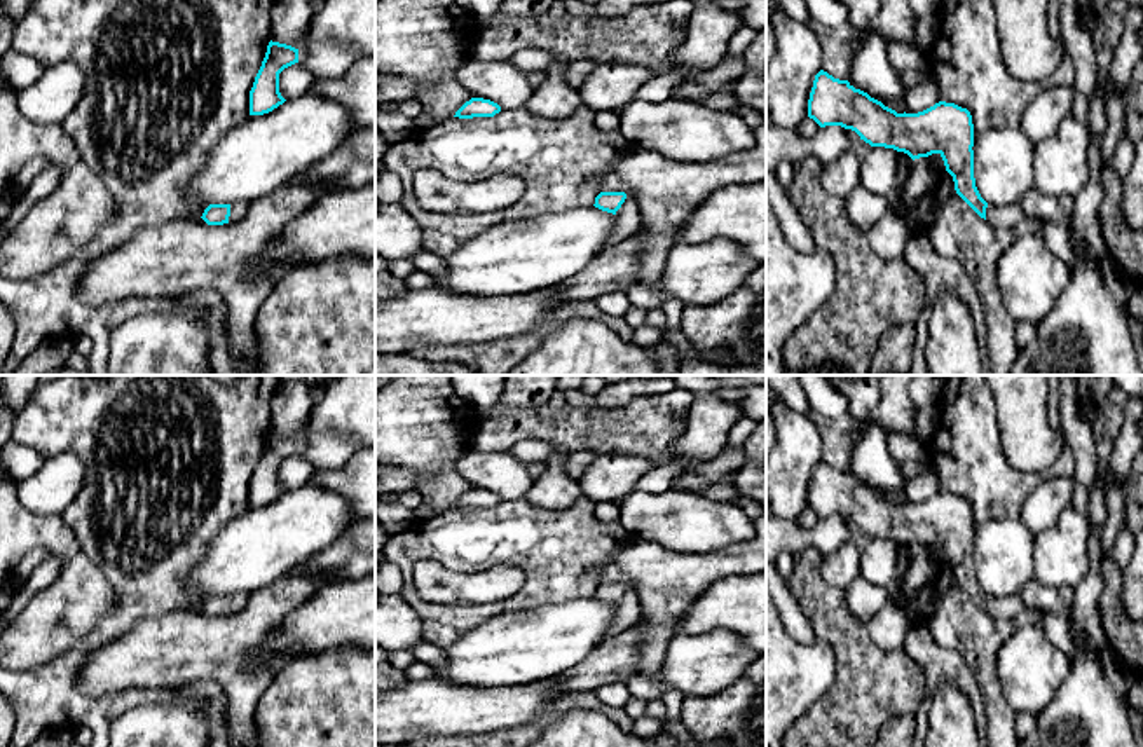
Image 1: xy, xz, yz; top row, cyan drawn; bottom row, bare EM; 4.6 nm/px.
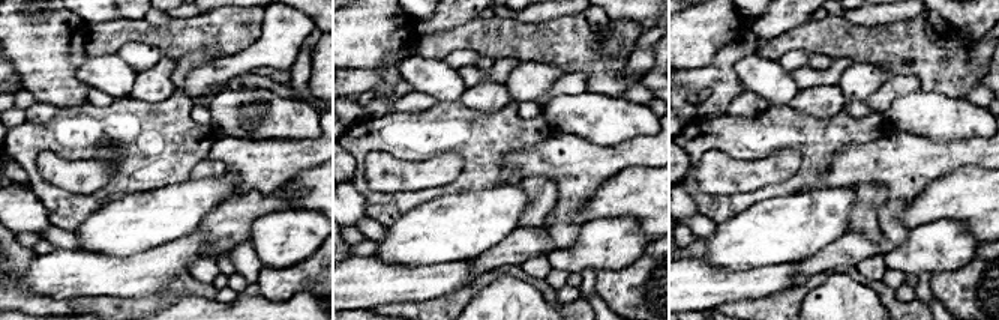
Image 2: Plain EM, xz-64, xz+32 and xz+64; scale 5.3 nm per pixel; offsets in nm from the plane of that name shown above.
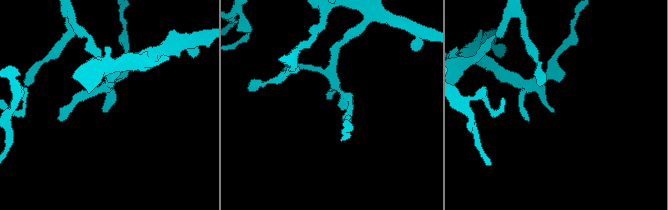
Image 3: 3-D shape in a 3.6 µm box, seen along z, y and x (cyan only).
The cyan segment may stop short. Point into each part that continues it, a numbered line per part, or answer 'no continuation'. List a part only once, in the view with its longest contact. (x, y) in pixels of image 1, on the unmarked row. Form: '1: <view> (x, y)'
1: xy (238, 599)

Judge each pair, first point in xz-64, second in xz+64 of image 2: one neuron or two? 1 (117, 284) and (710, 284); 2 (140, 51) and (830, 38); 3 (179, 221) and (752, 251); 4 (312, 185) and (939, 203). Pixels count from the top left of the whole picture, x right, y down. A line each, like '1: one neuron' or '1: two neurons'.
1: one neuron
2: two neurons
3: one neuron
4: one neuron

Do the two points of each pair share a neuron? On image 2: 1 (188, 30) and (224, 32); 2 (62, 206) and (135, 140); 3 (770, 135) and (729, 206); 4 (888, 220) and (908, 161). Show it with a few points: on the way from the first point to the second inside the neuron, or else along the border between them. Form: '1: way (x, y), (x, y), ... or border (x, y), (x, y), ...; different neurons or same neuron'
1: way (197, 32), (215, 32); same neuron
2: way (86, 203), (108, 193), (135, 164); same neuron
3: way (803, 149), (806, 172), (791, 187), (762, 194); same neuron
4: way (894, 205), (905, 176); same neuron

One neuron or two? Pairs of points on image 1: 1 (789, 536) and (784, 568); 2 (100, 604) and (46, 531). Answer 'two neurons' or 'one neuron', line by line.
1: two neurons
2: one neuron

